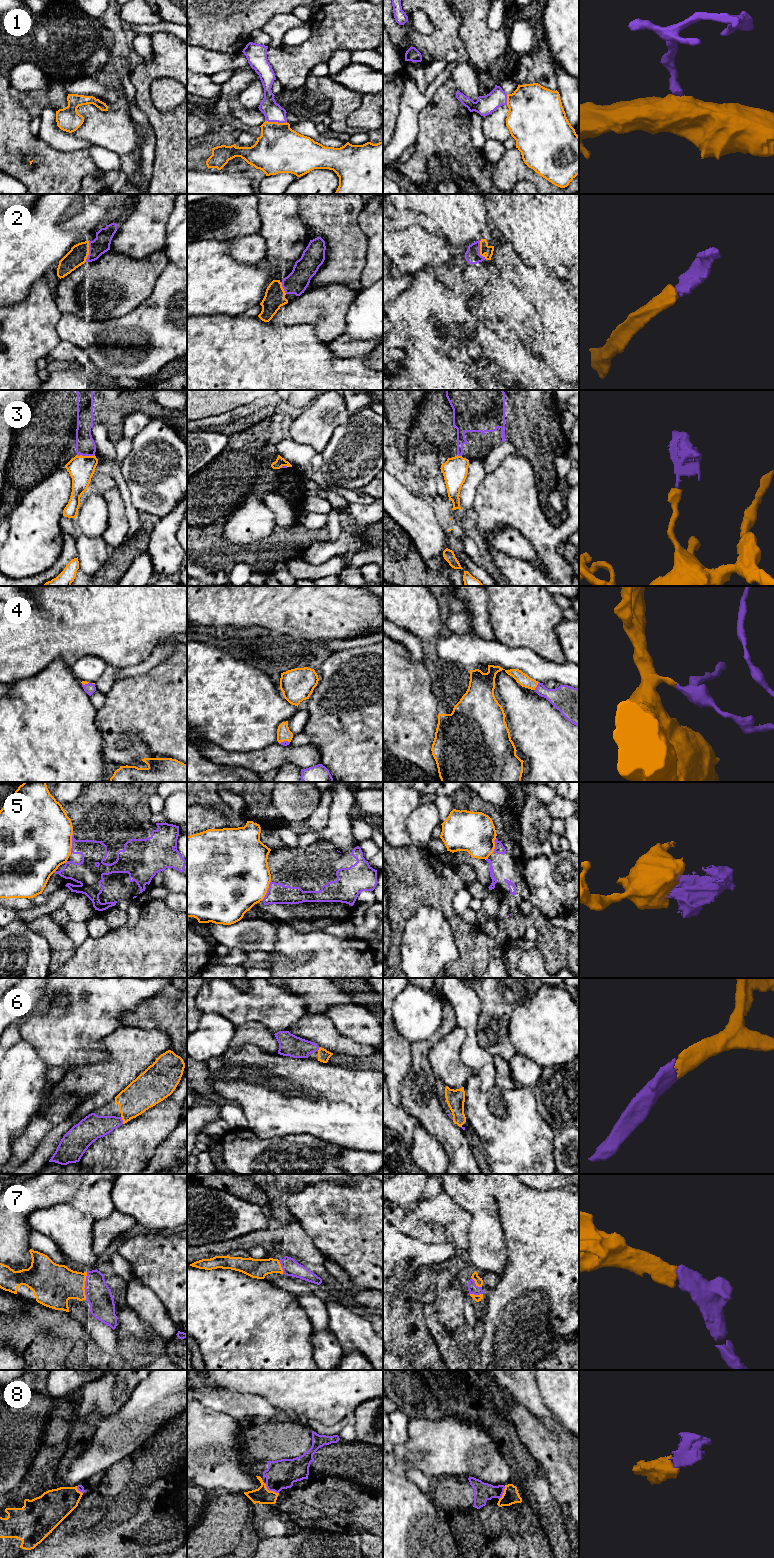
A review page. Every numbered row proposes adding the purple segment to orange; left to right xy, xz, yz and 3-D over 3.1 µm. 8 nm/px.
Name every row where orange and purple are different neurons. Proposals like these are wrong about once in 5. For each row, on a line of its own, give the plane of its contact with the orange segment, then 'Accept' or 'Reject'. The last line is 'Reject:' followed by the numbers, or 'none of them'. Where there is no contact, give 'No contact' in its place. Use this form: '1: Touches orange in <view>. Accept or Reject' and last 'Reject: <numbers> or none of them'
1: Touches orange in xz. Accept
2: Touches orange in xy. Accept
3: Touches orange in xy. Reject
4: Touches orange in yz. Accept
5: Touches orange in xy. Reject
6: Touches orange in xy. Accept
7: Touches orange in xy. Accept
8: Touches orange in xz. Accept
Reject: 3, 5

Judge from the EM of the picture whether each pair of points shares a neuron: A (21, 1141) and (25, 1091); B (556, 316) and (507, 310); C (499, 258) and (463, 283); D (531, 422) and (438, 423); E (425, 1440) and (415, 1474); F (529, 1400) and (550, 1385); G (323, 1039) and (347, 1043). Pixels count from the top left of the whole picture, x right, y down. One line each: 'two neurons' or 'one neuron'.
A: two neurons
B: two neurons
C: two neurons
D: one neuron
E: two neurons
F: two neurons
G: one neuron

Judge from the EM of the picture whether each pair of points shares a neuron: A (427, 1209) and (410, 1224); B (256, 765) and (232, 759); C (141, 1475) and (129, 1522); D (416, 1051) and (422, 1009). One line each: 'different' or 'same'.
A: different
B: same
C: same
D: different

